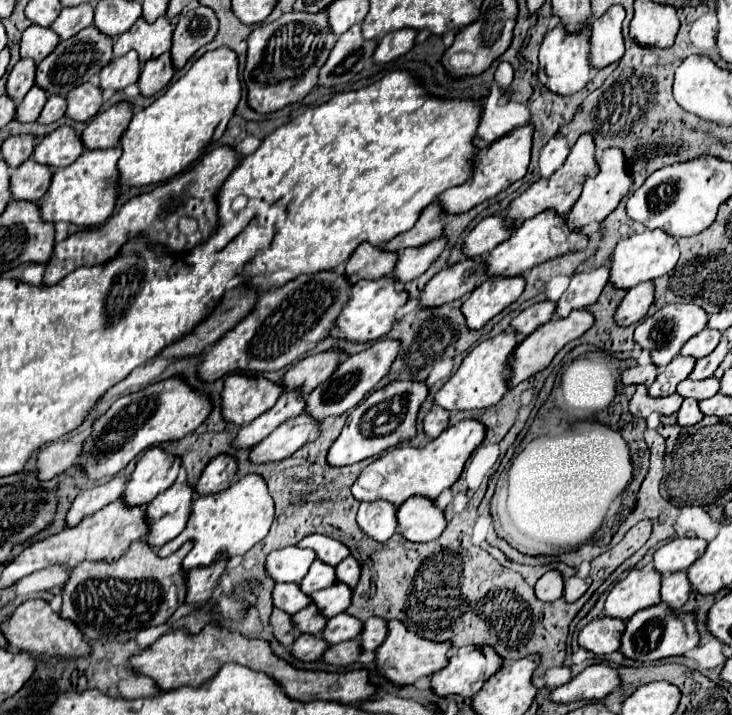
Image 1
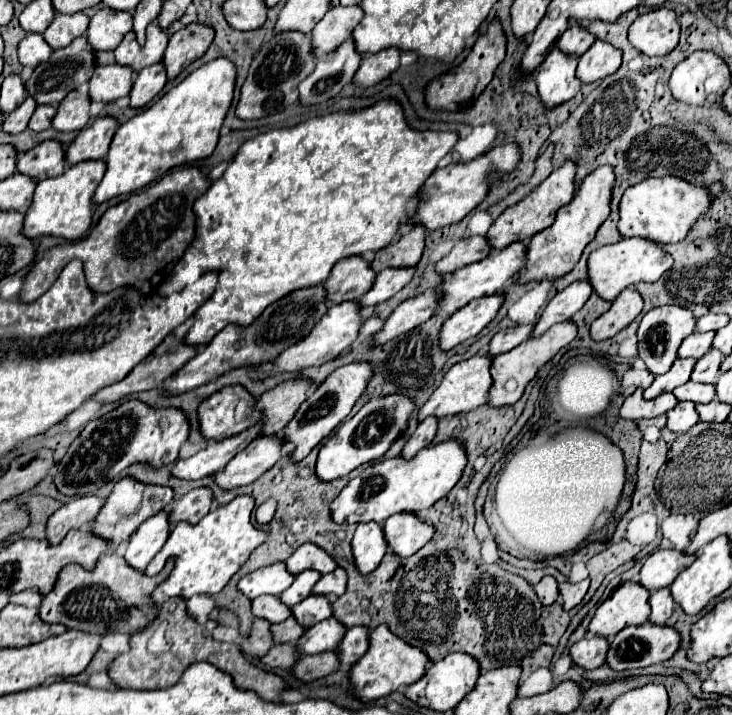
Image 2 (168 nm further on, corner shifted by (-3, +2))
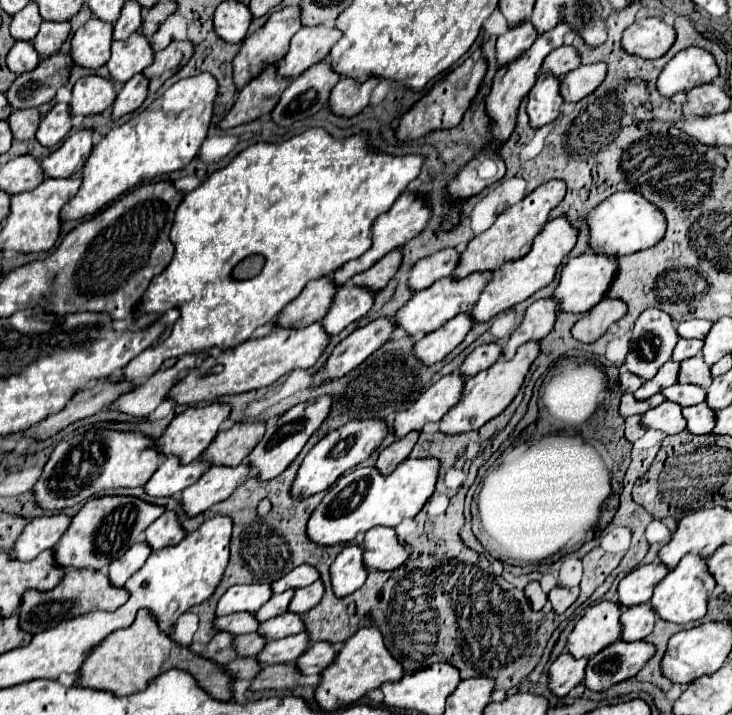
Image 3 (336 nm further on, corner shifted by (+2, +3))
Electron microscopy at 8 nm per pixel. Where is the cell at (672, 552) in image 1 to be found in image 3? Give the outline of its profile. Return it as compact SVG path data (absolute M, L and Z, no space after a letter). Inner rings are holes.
M649 563L649 565L641 565L641 567L633 569L631 573L627 573L619 581L617 603L621 607L633 607L633 605L647 603L651 599L651 593L655 589L655 585L665 575L667 575L667 569L661 563Z

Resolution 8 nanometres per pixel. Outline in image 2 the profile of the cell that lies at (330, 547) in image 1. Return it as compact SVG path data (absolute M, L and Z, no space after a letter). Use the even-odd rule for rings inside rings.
M306 544L300 546L286 562L286 568L292 572L292 574L300 574L302 570L306 568L314 568L318 570L320 574L328 574L336 568L336 562L332 562L332 556L328 556L324 550L320 550L320 546L316 544Z

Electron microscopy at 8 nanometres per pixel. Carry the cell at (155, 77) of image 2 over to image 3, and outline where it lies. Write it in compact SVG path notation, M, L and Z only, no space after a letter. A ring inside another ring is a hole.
M143 73L131 77L131 81L127 81L123 85L123 89L119 91L113 107L111 107L111 119L119 119L123 115L133 113L135 109L141 107L141 103L147 97L147 79Z

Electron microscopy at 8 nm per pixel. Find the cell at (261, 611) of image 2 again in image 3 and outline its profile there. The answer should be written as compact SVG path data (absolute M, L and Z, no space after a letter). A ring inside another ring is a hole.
M231 613L225 617L217 617L213 621L213 627L217 631L227 631L233 635L245 635L245 633L255 633L259 627L259 621L255 619L253 613Z

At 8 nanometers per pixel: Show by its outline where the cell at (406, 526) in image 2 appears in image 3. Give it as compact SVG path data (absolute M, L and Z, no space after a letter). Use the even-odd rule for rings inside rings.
M369 529L363 539L363 565L365 569L393 571L409 555L409 547L401 545L393 529Z

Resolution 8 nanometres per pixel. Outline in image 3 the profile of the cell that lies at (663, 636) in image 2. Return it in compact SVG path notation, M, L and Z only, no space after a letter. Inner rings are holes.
M619 639L589 659L583 685L595 693L607 691L611 685L637 675L653 653L655 647L651 643L625 643Z

